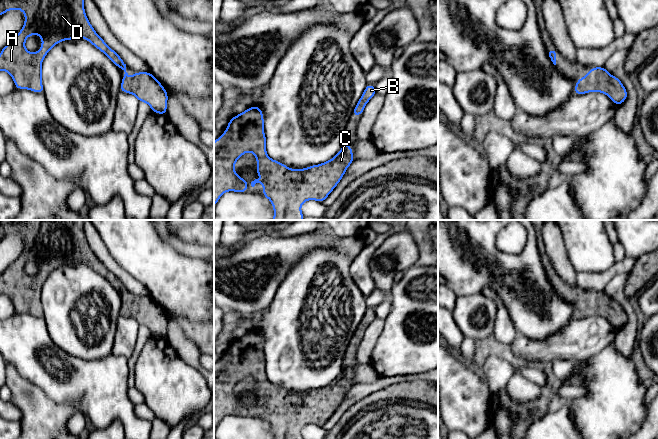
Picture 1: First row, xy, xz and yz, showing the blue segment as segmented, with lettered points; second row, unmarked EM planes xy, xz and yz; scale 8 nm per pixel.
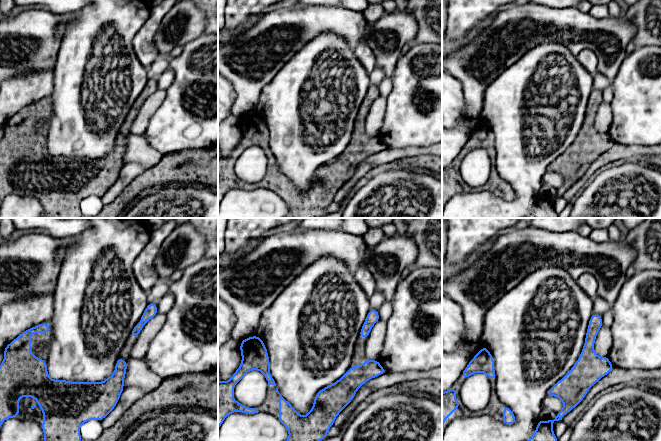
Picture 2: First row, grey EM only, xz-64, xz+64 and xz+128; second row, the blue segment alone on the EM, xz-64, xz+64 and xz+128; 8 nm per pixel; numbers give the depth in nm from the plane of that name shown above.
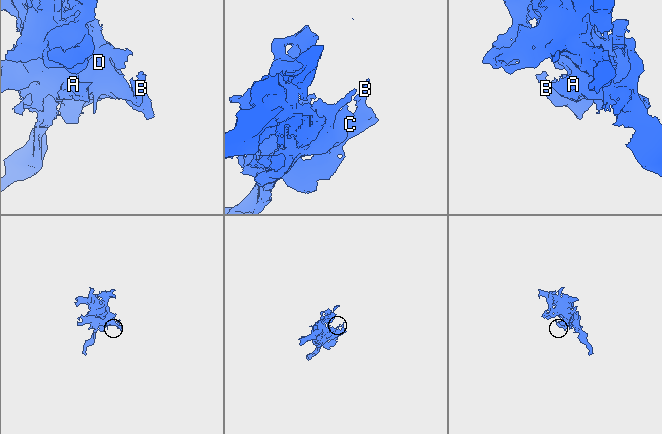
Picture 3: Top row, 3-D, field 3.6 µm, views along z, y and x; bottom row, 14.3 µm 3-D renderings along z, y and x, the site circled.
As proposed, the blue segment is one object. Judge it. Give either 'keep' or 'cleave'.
keep

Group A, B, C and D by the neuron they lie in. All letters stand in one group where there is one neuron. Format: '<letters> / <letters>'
A B C D

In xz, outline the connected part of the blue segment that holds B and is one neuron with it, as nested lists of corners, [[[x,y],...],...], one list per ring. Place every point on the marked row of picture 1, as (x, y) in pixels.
[[[367,84],[363,94],[361,95],[357,105],[354,108],[353,111],[353,116],[357,117],[359,115],[362,115],[365,106],[367,105],[367,103],[369,102],[369,100],[374,97],[376,95],[376,90],[374,85],[371,84]]]

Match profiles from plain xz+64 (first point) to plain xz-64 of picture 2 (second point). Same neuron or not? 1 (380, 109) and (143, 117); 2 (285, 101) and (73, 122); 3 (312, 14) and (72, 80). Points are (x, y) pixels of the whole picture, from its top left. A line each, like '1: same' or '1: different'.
1: same
2: same
3: different

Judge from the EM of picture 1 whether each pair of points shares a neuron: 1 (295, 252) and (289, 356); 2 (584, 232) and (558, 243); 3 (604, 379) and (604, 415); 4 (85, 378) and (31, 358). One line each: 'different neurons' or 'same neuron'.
1: different neurons
2: different neurons
3: same neuron
4: same neuron

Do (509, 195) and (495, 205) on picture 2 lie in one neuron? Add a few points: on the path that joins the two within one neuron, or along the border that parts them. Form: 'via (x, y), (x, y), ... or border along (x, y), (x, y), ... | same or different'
border along (480, 190), (486, 190), (505, 200), (516, 198) | different

